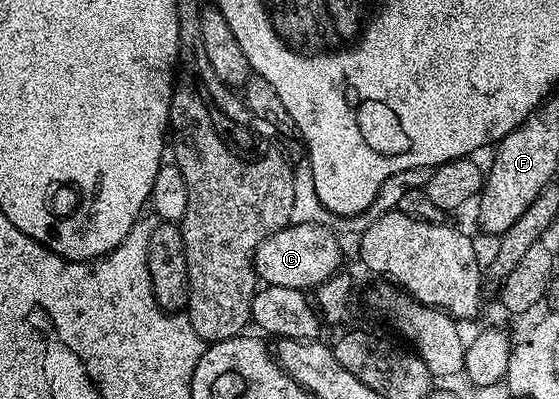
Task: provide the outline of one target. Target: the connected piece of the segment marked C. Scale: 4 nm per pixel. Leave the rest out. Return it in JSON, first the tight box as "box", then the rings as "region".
{"box":[254,223,342,290],"region":[[[291,223],[275,236],[269,236],[254,252],[254,272],[263,285],[314,290],[335,275],[341,264],[342,248],[322,224]]]}

